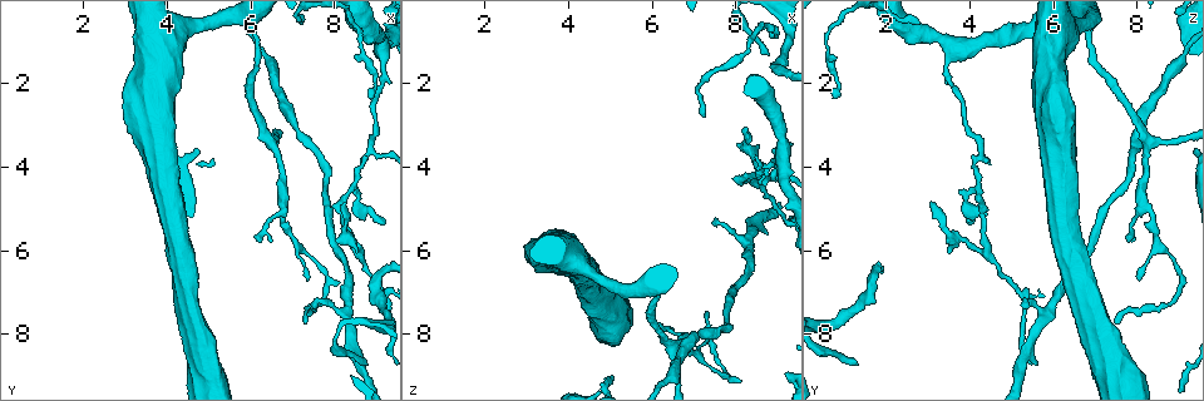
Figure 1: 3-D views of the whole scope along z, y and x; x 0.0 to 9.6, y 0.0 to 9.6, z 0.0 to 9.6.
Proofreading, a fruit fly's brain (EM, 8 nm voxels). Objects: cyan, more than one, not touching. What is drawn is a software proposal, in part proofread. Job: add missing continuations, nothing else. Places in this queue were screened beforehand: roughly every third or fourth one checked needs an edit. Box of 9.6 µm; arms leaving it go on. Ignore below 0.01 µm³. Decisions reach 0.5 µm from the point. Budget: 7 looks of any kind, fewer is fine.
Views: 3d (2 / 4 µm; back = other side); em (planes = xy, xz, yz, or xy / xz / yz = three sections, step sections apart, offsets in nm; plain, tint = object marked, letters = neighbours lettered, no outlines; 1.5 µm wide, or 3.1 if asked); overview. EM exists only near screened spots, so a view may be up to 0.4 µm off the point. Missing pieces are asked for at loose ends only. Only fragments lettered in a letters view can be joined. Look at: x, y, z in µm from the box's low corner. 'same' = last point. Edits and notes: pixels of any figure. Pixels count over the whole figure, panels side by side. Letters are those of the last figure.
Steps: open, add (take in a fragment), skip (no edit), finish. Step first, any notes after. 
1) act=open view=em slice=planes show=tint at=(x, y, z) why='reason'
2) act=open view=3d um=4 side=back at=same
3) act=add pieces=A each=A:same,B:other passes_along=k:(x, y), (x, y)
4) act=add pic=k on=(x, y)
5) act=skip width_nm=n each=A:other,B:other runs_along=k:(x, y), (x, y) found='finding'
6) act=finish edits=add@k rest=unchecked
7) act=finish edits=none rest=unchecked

act=open view=3d um=2 at=(8.80, 8.65, 1.35) why='tapers out'

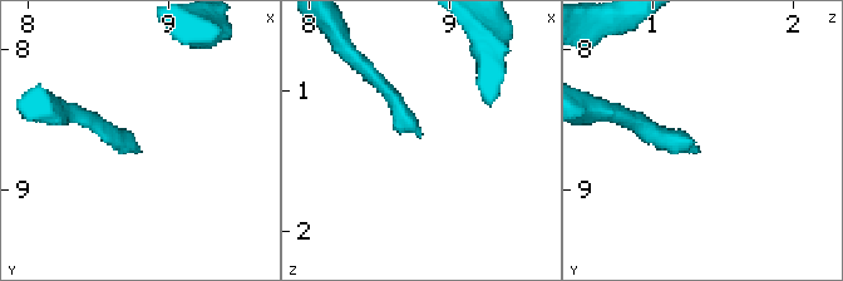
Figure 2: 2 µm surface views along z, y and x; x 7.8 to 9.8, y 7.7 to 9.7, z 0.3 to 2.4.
act=open view=em slice=planes show=letters at=(8.80, 8.72, 1.32) why='shape alone is not enough'

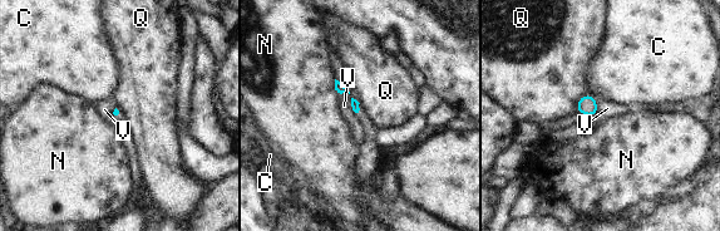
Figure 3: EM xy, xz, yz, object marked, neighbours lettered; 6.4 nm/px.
act=skip each=C:other,N:other,Q:other,V:other found='no lettered fragment goes on from it'

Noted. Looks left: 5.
act=open view=3d um=2 at=(6.05, 5.65, 7.85) why='thin end'

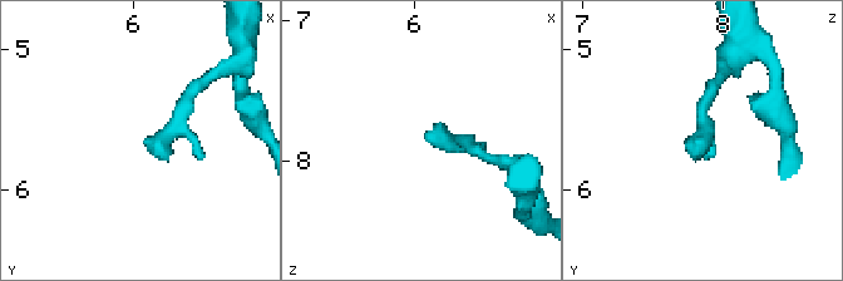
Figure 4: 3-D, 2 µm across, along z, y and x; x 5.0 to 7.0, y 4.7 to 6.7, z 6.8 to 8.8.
act=open view=em slice=planes show=letters at=(6.08, 5.64, 7.82)

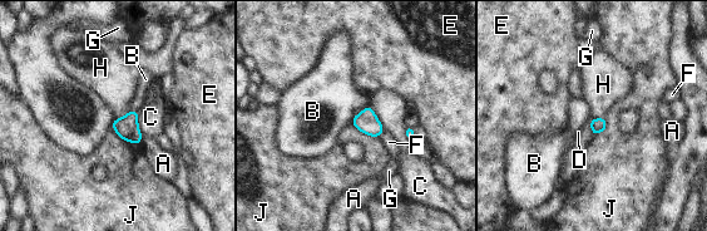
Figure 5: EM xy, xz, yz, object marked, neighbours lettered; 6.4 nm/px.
act=skip each=A:other,B:other,C:other,D:other,E:other,F:other,G:other,H:other,J:other border=5:(138, 109), (129, 112) found='no lettered fragment goes on from it'

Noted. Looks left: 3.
act=open view=3d um=4 at=(7.45, 7.30, 5.30) why='free end'

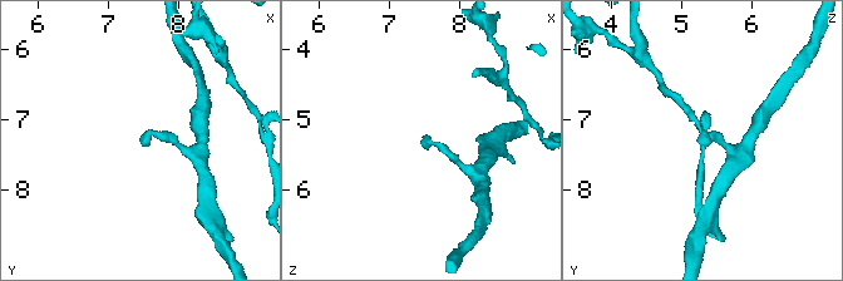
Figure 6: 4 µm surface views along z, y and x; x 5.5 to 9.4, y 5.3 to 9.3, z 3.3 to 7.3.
act=open view=em slice=xz step=8 show=tint at=(7.50, 7.40, 5.25) why='shape alone is not enough'

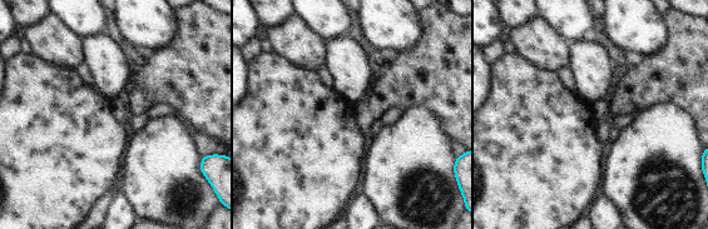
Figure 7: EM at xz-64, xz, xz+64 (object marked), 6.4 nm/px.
act=open view=em slice=planes show=letters at=same

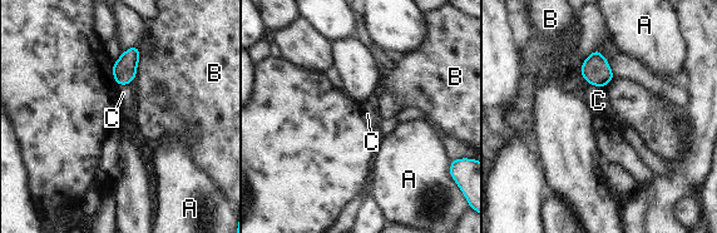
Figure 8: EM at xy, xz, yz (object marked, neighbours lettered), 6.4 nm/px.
act=skip each=A:other,B:other,C:other border=8:(591, 84), (603, 87) found='no lettered fragment goes on from it'

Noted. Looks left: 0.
act=finish edits=none rest=unchecked

